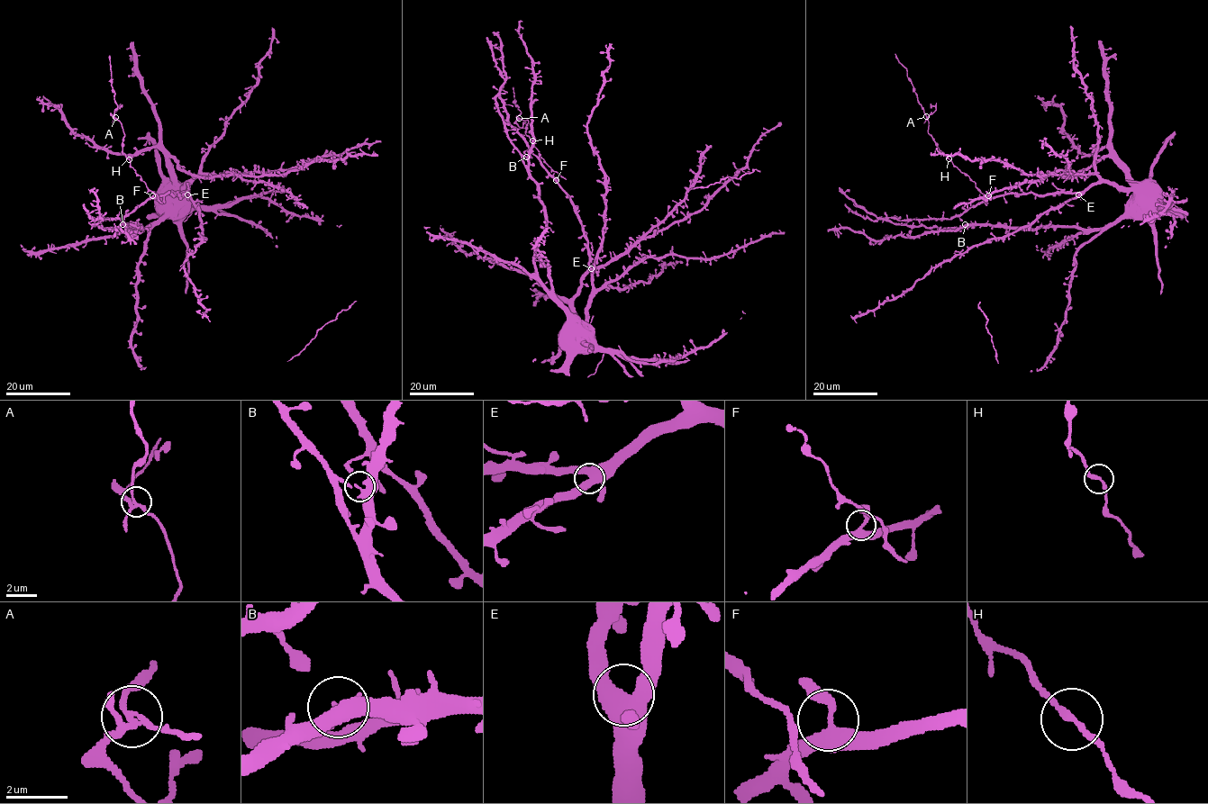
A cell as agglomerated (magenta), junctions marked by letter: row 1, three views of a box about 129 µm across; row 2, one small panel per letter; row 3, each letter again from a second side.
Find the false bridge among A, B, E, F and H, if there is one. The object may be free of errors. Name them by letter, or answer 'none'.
A

